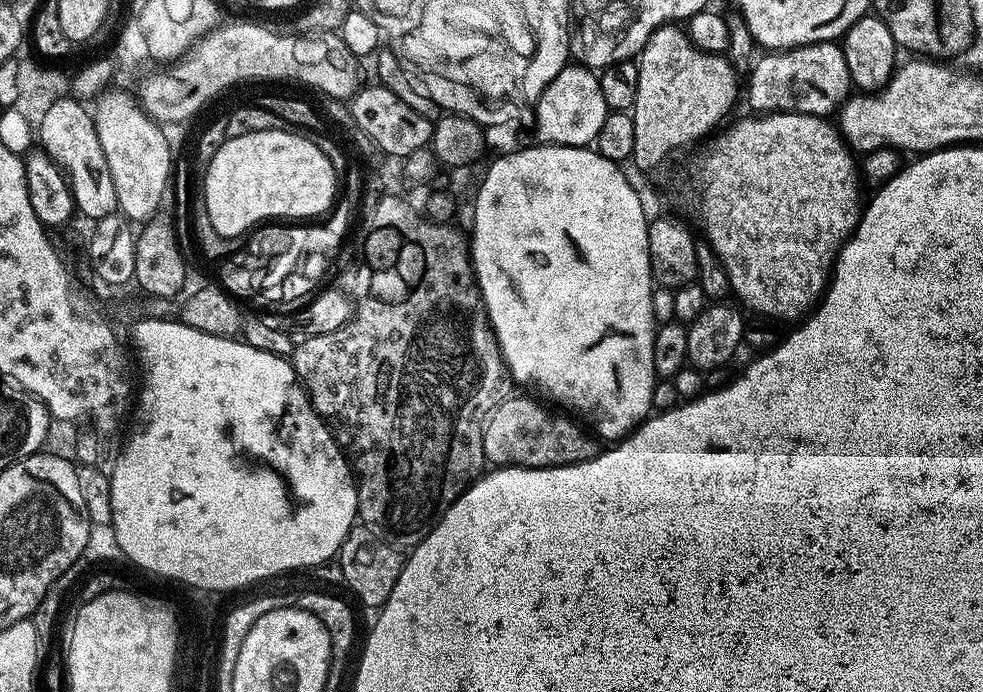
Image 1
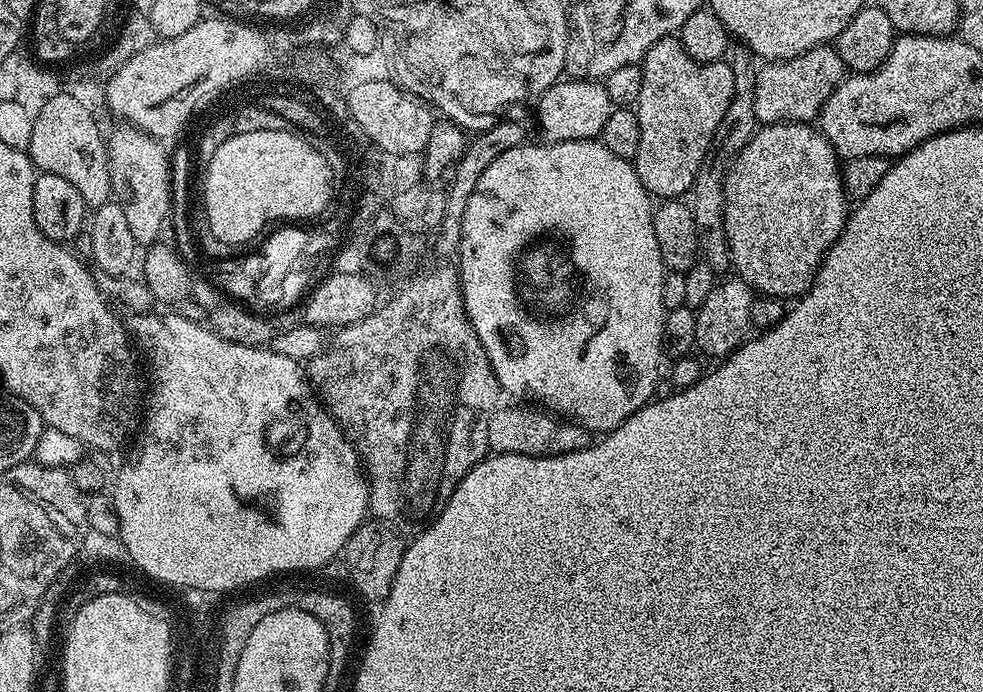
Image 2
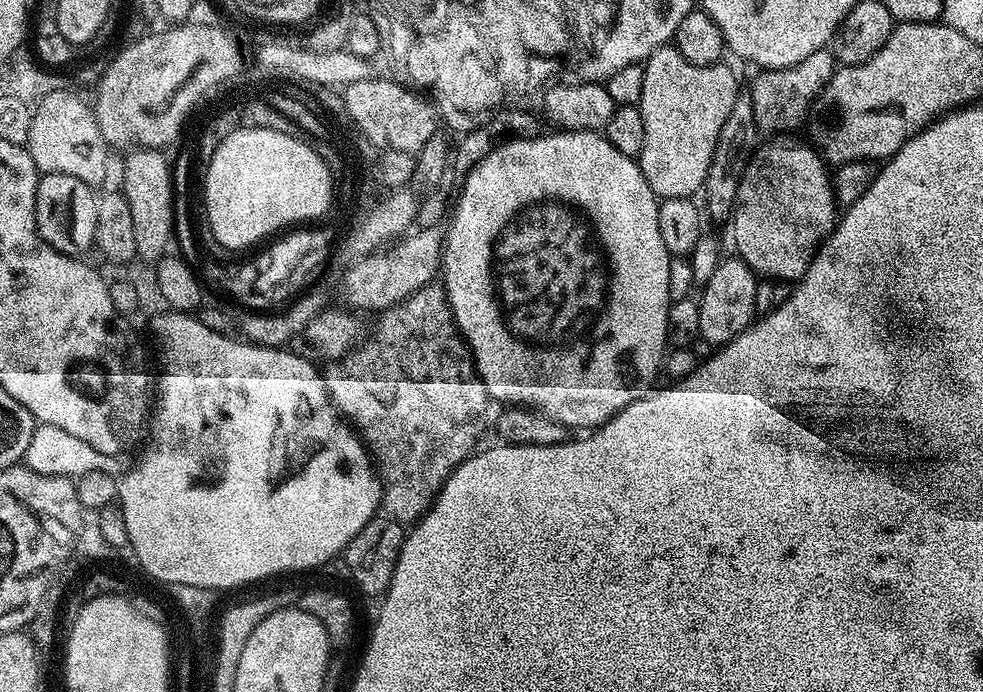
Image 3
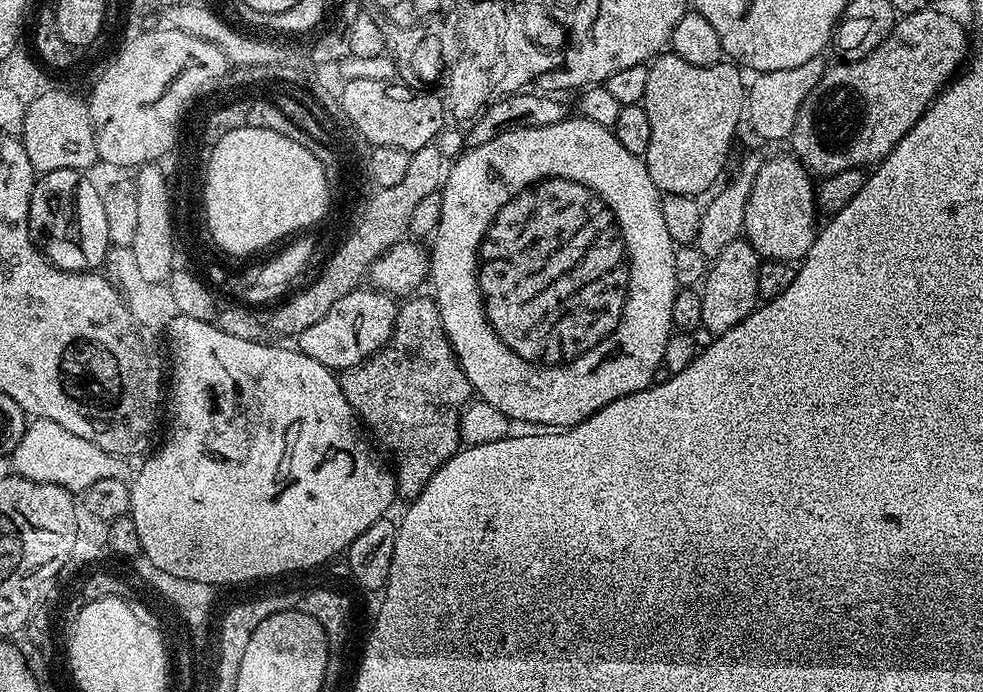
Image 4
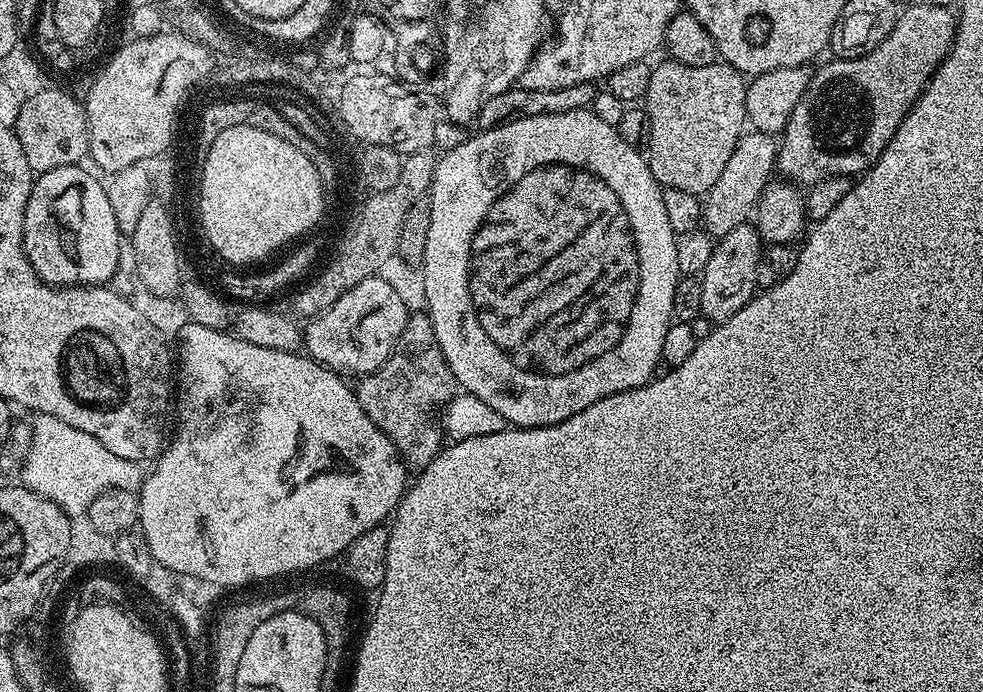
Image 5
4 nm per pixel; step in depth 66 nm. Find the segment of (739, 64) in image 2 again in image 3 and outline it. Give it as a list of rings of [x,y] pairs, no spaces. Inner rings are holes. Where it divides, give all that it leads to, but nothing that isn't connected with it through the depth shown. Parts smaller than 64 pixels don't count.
[[[744,90],[737,95],[734,107],[730,109],[730,115],[722,126],[722,134],[718,134],[718,142],[714,146],[714,158],[710,162],[710,170],[706,174],[706,182],[702,189],[702,208],[707,219],[709,216],[712,220],[725,221],[731,217],[740,180],[744,177],[748,161],[752,159],[758,147],[756,136],[758,137],[758,129],[754,122],[752,94],[751,91]]]

